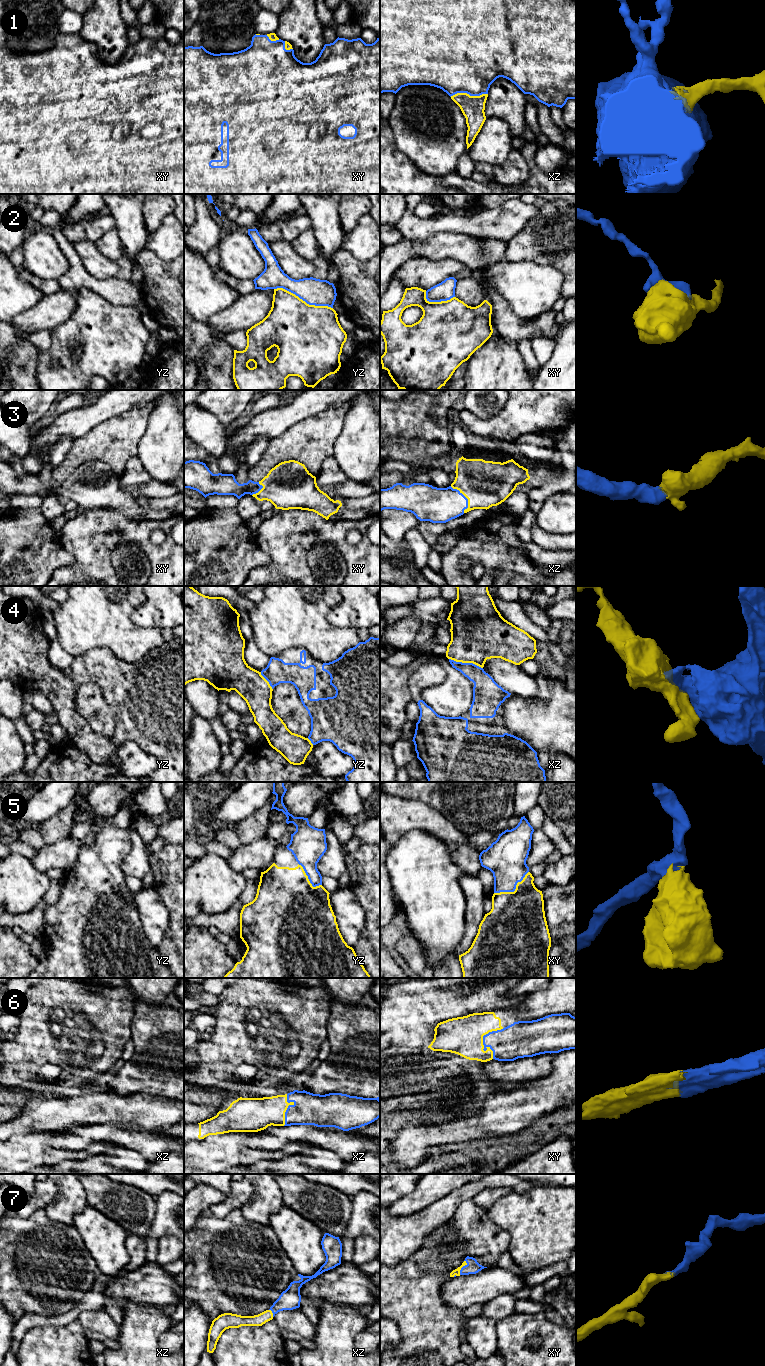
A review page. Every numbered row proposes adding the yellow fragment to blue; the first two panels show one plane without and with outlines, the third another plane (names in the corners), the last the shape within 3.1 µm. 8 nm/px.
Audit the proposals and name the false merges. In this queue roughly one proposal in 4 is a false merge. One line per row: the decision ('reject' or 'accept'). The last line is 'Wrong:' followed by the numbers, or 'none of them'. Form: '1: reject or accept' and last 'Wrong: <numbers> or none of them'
1: accept
2: reject
3: accept
4: accept
5: accept
6: accept
7: accept
Wrong: 2

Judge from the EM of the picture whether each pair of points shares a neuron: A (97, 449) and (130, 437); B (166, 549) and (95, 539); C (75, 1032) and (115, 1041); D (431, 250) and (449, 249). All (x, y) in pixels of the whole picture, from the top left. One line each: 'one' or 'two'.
A: one
B: one
C: one
D: one

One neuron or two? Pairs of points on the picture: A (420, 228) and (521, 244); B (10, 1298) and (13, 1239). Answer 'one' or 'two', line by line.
A: two
B: one

